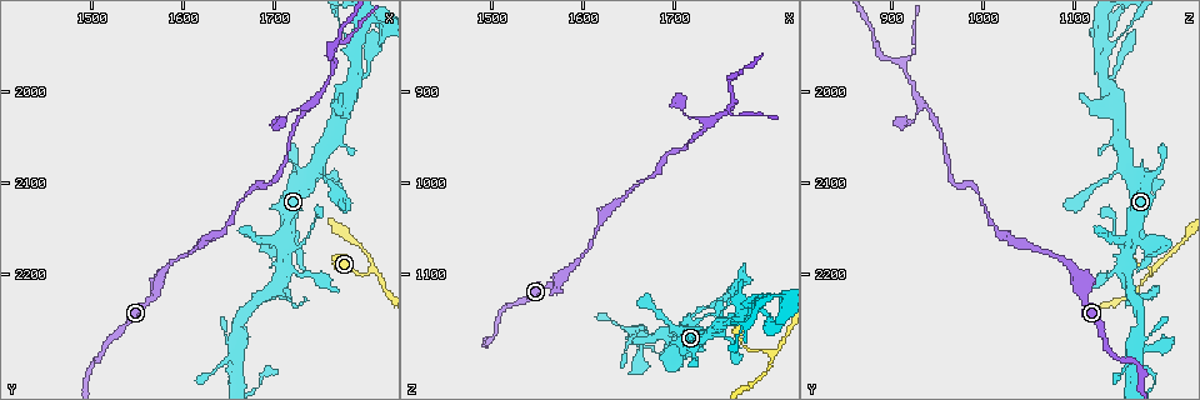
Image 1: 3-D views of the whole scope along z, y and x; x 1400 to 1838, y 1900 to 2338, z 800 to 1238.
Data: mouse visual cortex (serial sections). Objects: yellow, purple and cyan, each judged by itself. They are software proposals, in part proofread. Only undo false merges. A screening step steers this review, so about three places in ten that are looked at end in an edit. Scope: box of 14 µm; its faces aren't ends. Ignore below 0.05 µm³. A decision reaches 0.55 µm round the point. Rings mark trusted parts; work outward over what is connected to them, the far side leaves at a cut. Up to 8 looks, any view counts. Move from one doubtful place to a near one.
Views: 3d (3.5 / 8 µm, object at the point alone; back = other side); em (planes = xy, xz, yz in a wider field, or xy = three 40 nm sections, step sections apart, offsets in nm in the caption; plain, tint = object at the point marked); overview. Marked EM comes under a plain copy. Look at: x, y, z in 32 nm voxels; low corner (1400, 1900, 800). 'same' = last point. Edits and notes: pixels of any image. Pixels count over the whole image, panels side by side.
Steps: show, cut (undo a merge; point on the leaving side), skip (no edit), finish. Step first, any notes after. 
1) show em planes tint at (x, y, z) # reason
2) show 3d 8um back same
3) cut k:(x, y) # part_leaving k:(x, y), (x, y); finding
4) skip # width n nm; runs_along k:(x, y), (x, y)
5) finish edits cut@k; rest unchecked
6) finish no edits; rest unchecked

show 3d 3.5um at (1750, 2080, 1160) # a narrow waist

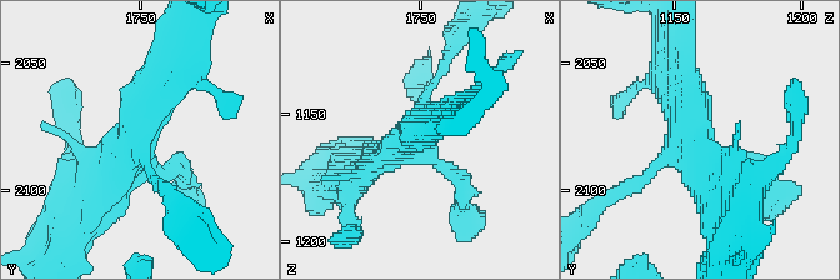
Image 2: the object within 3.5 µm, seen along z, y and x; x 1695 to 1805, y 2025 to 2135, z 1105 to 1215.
show em xy step 3 tint at (1748, 2083, 1159) # arms 4; arm_widths 150, 150, 350, 400 nm; need the tissue

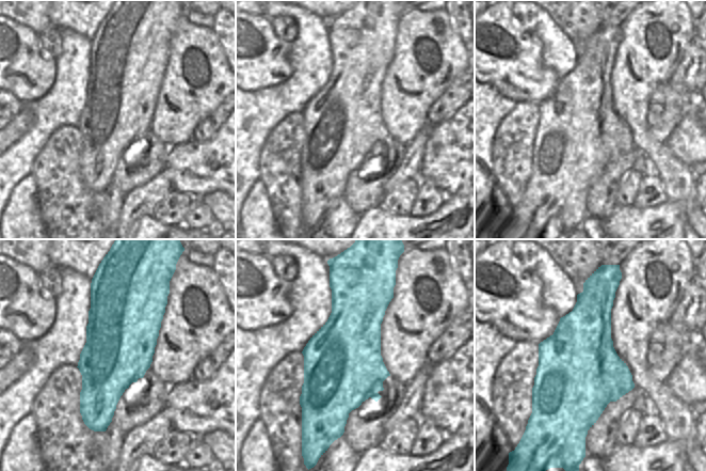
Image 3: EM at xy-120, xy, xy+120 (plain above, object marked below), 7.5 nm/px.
skip # runs_along 2:(86, 210), (129, 156), (163, 73); continuous, no second cell

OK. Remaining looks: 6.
show 3d 3.5um at (1810, 2195, 1185) # a fork

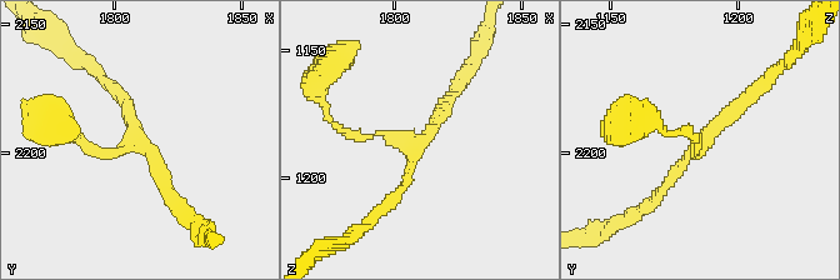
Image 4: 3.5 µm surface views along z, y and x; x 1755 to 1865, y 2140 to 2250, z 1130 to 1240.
show em planes tint at (1810, 2194, 1187) # now the EM

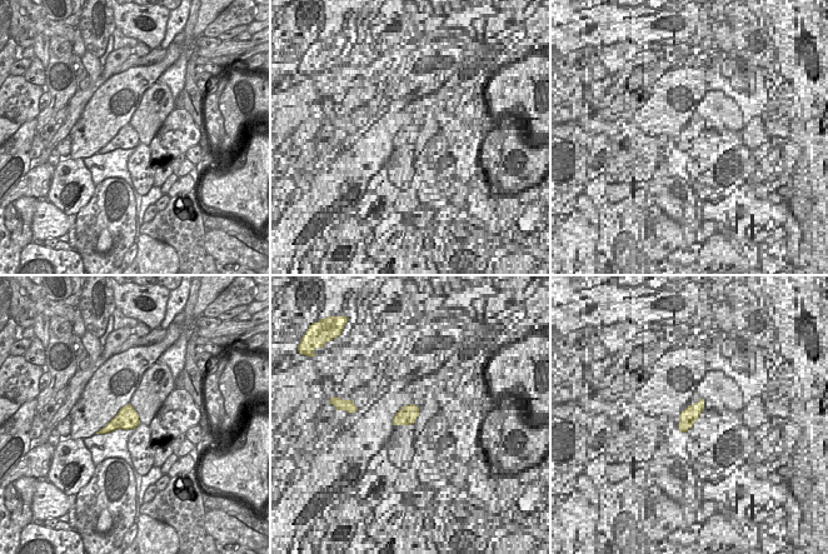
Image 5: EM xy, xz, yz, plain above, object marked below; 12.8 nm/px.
skip # runs_along 4:(344, 131), (416, 144), (394, 199); continuous, no second cell

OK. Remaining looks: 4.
show 3d 3.5um back at (1695, 2220, 1165) # sharp bend

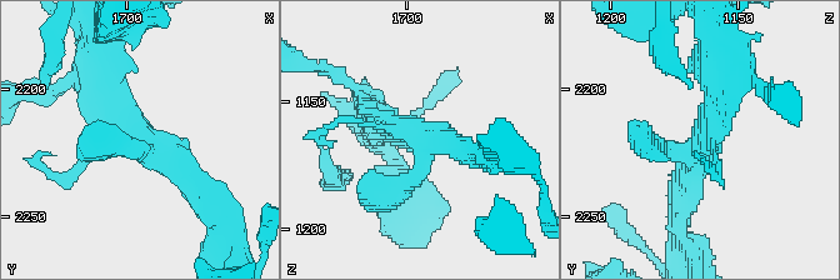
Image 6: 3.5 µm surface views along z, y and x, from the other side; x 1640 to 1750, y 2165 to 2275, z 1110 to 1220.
show em xy step 2 tint at (1692, 2222, 1164) # shape alone is not enough

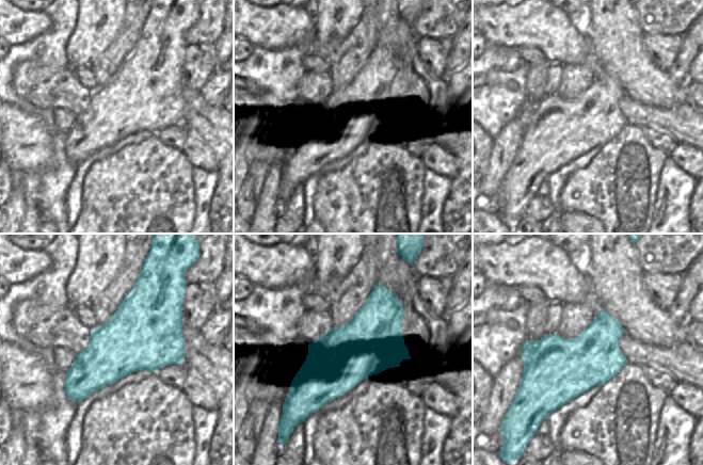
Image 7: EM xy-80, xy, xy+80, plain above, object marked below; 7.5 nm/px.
show em xy step 1 tint same # another direction

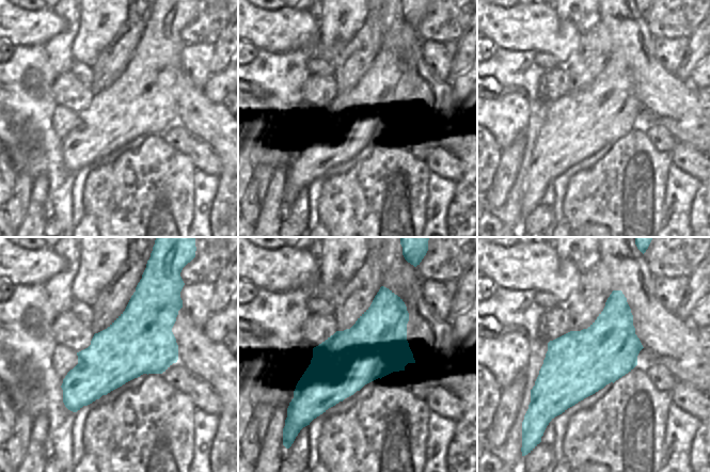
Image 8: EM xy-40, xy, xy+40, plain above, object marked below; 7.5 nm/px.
skip # continuous, no second cell

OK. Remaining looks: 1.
finish no edits; rest unchecked

